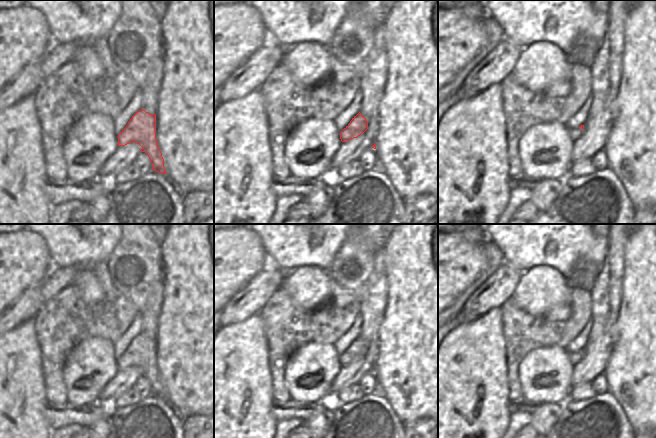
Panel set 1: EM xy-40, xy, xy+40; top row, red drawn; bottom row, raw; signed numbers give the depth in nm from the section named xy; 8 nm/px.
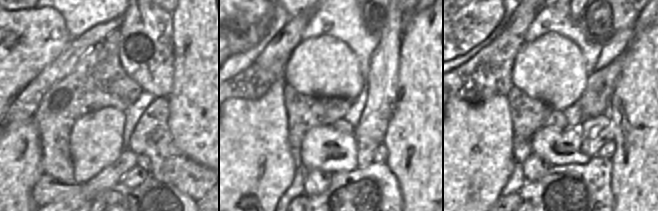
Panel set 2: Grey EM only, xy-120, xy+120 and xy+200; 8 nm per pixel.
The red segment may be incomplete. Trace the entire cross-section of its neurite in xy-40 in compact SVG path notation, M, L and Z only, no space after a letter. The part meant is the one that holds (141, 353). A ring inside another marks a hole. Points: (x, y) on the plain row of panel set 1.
M142 332L136 336L126 351L118 359L118 370L125 370L131 366L139 368L151 387L152 394L166 398L164 383L156 363L156 338L149 338Z

